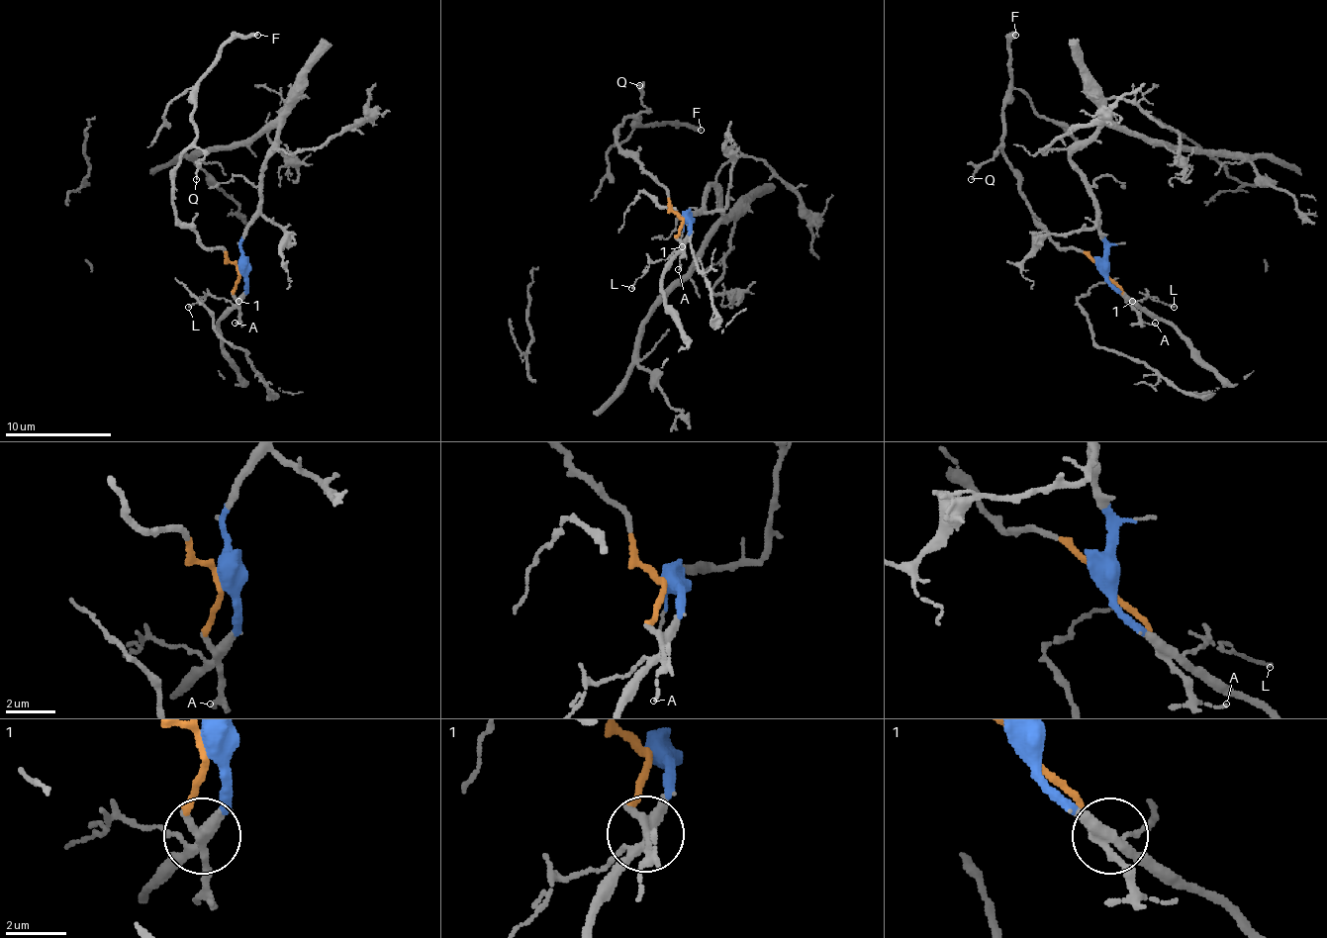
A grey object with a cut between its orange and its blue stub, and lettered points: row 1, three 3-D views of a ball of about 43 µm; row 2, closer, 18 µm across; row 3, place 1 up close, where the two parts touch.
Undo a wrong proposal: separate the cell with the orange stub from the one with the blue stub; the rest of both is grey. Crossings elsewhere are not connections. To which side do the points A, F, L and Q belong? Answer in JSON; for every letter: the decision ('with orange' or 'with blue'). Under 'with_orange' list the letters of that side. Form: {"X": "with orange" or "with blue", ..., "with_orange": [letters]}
{"A": "with orange", "F": "with orange", "L": "with blue", "Q": "with orange", "with_orange": ["A", "F", "Q"]}

